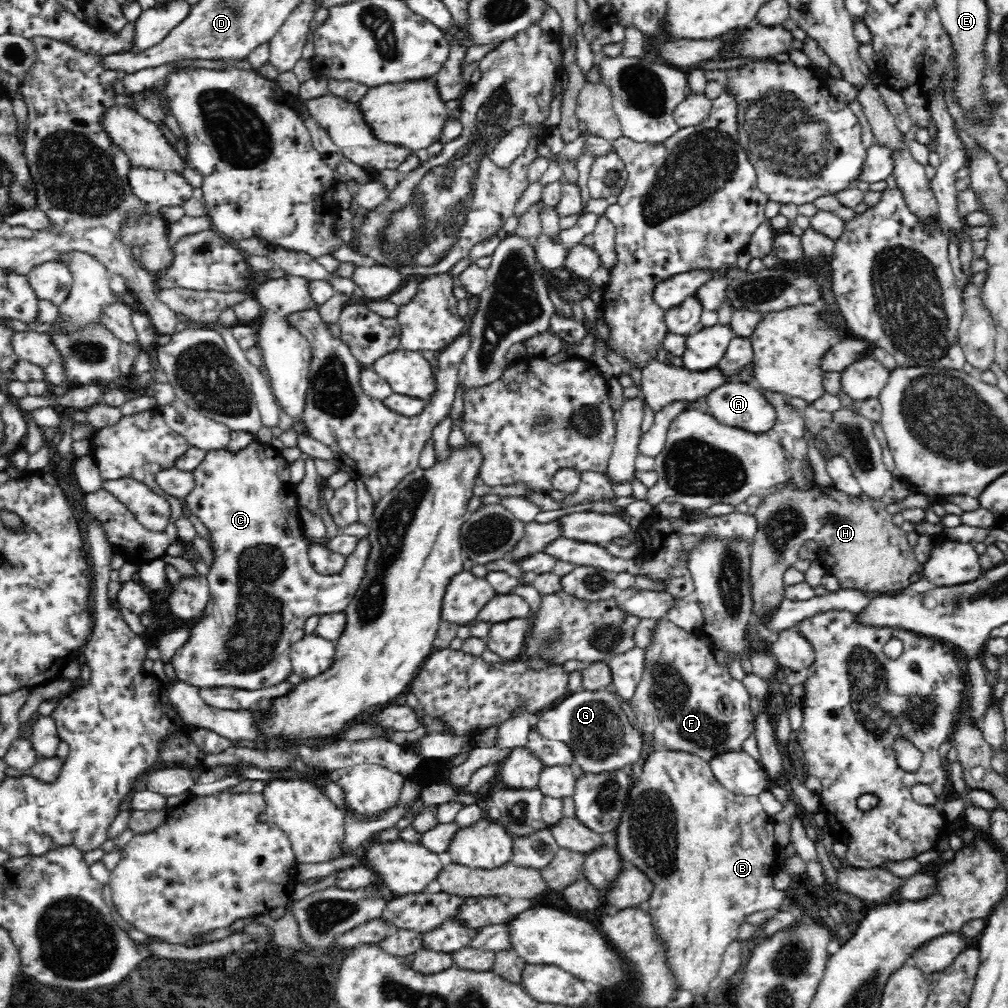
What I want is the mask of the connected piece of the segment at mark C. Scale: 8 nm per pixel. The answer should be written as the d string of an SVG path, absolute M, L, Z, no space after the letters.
M252 441L246 448L208 451L204 460L192 470L193 486L182 499L188 515L197 516L210 532L214 564L206 576L209 601L201 616L196 618L188 640L174 653L171 663L176 680L198 689L240 688L260 691L286 684L292 674L291 648L302 640L304 624L315 615L328 615L347 610L368 572L372 542L365 535L356 538L356 547L345 558L344 569L336 575L320 575L314 571L308 554L309 546L302 537L298 517L298 482L292 478L289 463L280 449L270 444Z

